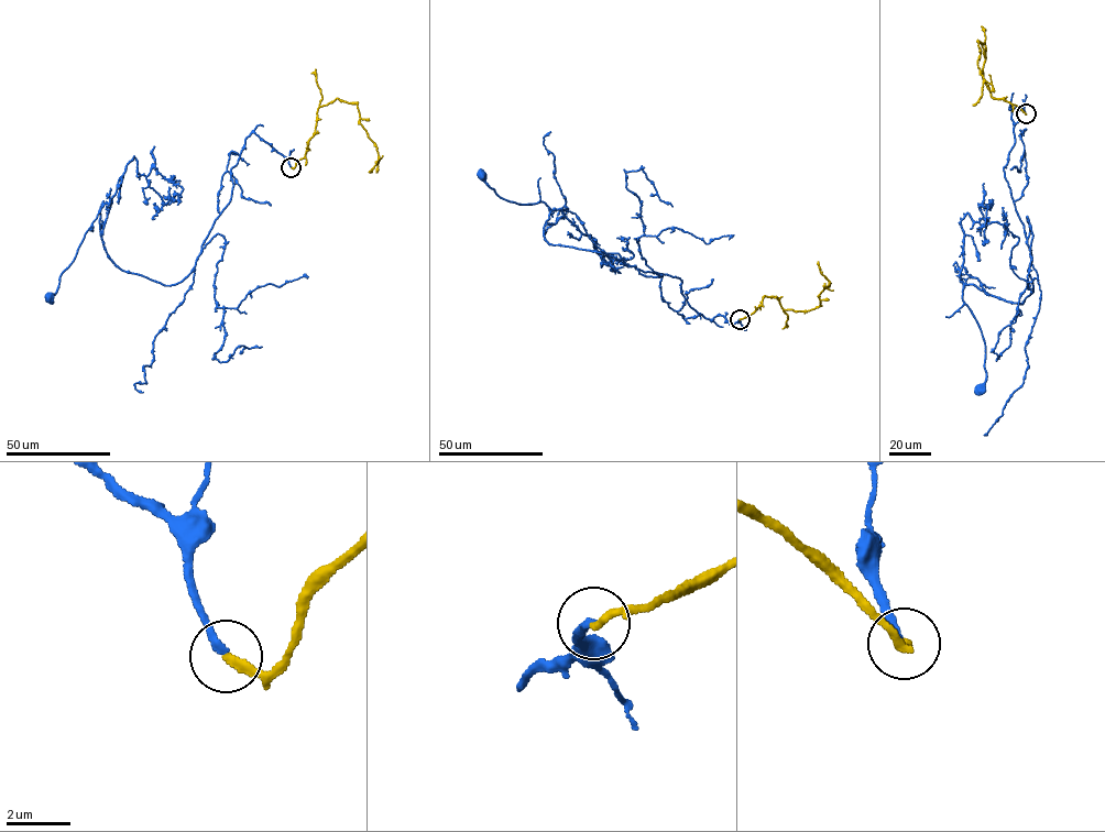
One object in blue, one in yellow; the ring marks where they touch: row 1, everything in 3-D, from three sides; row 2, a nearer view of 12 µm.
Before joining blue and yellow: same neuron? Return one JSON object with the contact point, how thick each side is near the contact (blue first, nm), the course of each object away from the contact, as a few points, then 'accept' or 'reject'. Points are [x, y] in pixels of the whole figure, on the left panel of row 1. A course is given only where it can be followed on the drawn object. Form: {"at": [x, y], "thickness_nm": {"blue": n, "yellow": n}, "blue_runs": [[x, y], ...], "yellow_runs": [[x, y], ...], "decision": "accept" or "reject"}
{"at": [291, 167], "thickness_nm": {"blue": 240, "yellow": 260}, "blue_runs": [[291, 166], [253, 132], [247, 138], [230, 201], [193, 271], [174, 284], [115, 264], [98, 210], [47, 296]], "yellow_runs": [[291, 167], [305, 155], [318, 108], [338, 98], [357, 105], [359, 123], [375, 146], [379, 160], [369, 172]], "decision": "accept"}

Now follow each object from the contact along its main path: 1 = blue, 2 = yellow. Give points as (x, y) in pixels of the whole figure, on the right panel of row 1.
1: (1026, 113), (1010, 106), (1015, 142), (1004, 167), (1032, 293), (1023, 304), (964, 285), (985, 350), (980, 390)
2: (1026, 113), (991, 96), (983, 78), (985, 59), (978, 41), (977, 64), (983, 84), (981, 96), (973, 105)

